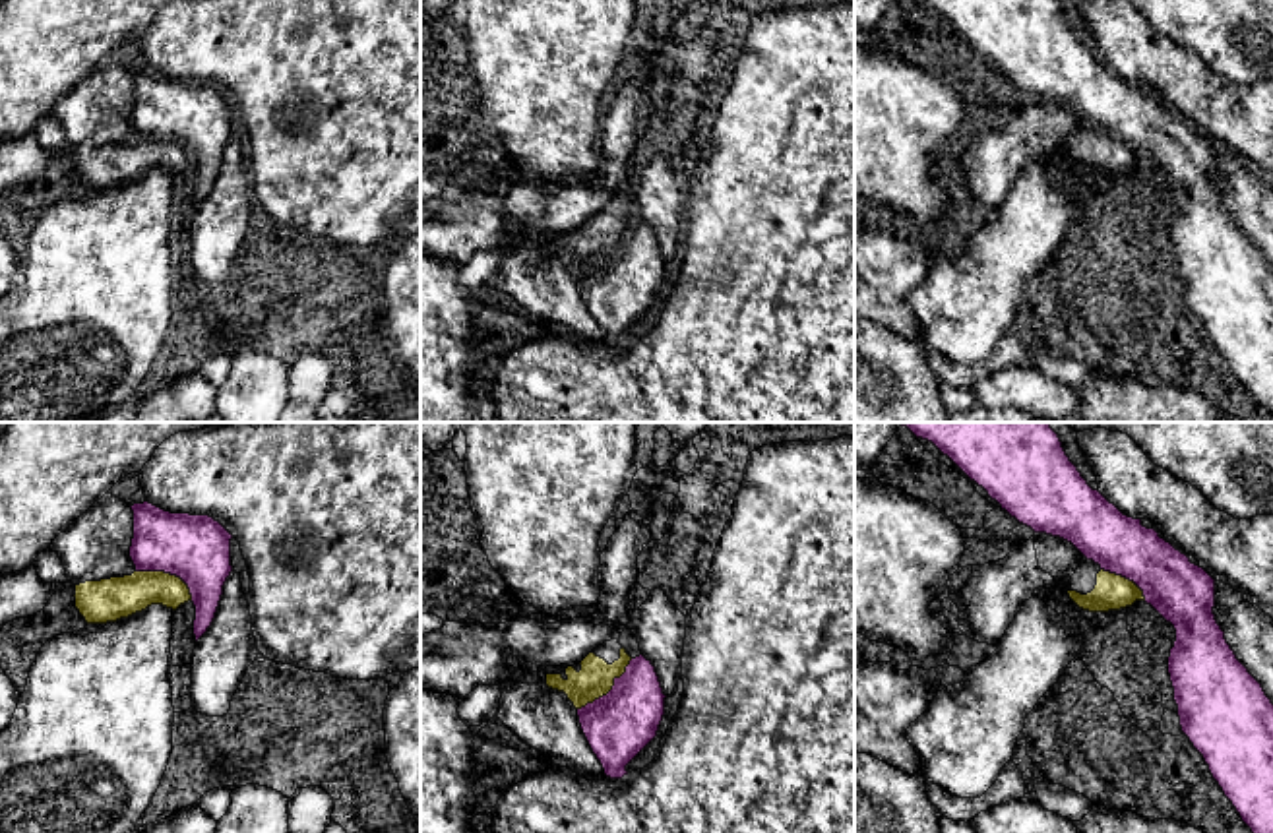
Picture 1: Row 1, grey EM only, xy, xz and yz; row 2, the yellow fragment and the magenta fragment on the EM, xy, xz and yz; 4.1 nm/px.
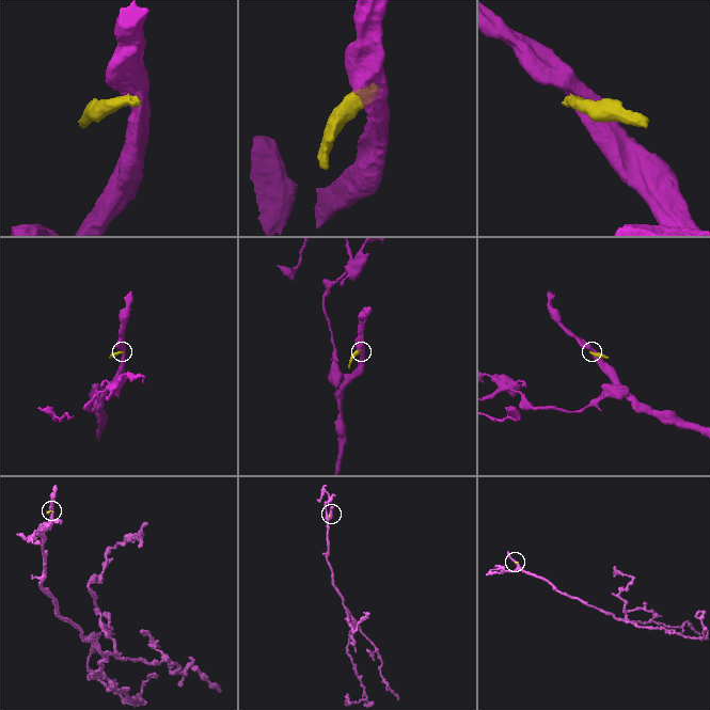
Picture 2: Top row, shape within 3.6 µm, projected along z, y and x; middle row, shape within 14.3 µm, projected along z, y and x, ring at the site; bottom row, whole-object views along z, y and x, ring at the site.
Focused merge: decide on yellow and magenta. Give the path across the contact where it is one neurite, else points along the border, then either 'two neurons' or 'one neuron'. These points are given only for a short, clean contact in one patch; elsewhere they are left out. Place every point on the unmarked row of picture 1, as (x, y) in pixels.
border xz (632, 225), (605, 260), (578, 276); two neurons

